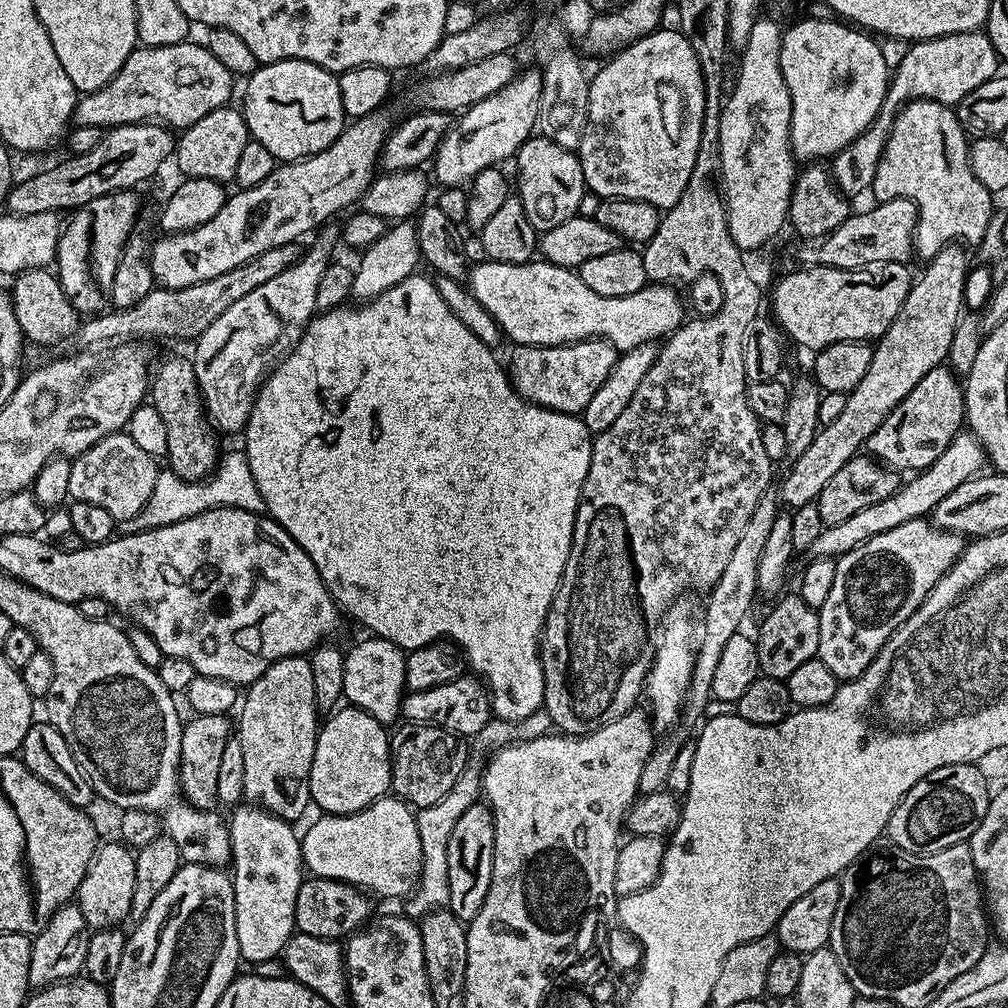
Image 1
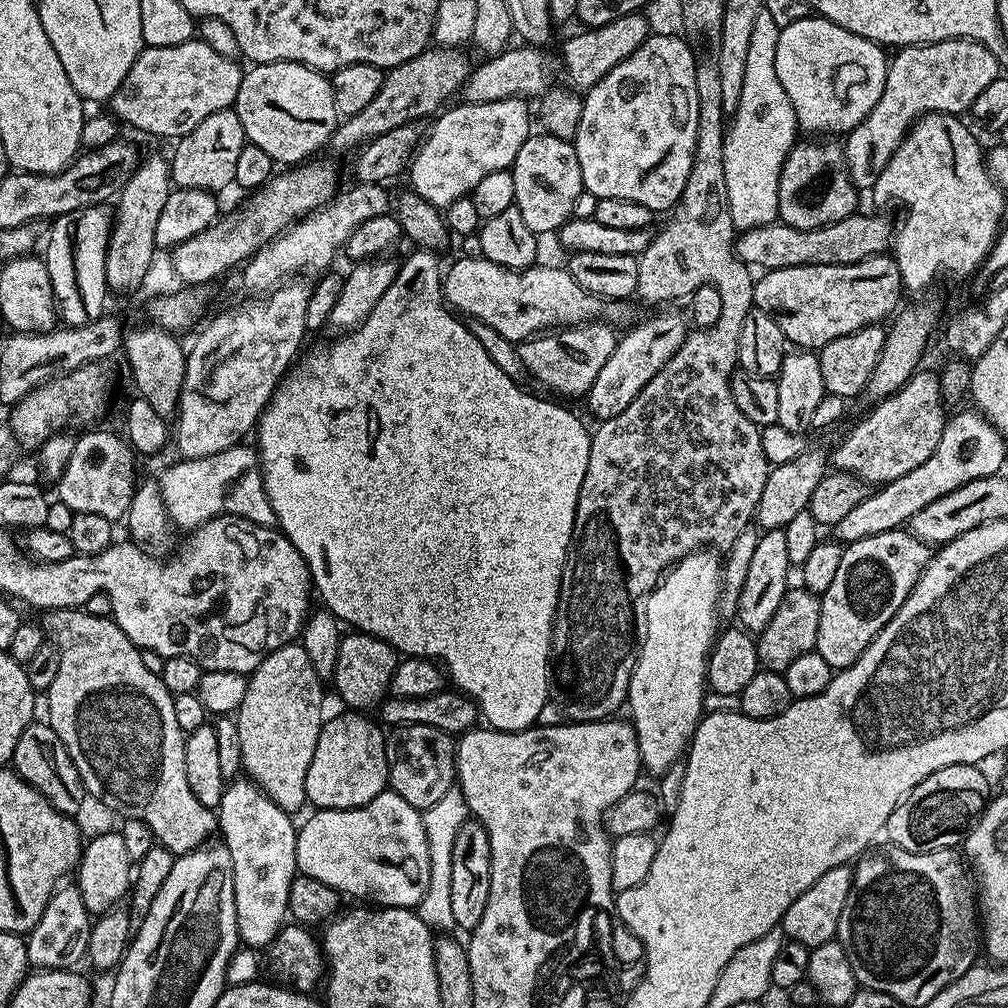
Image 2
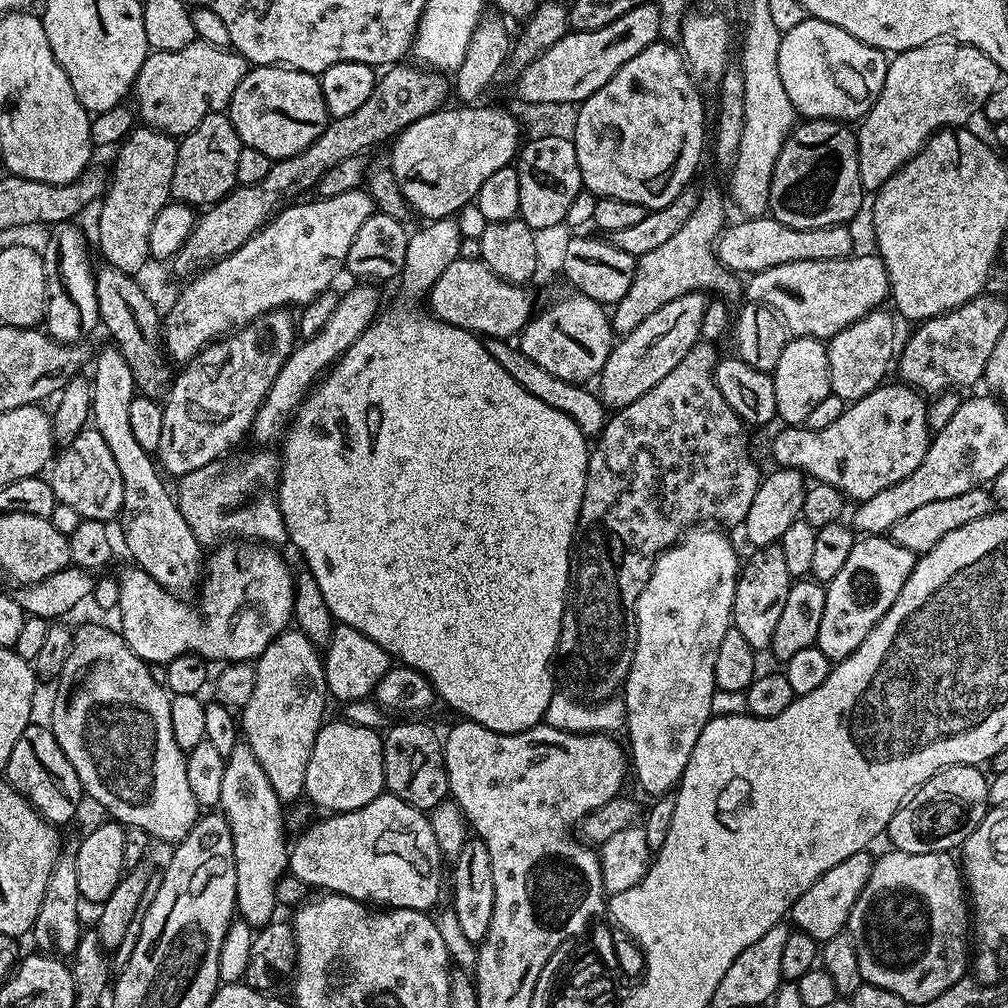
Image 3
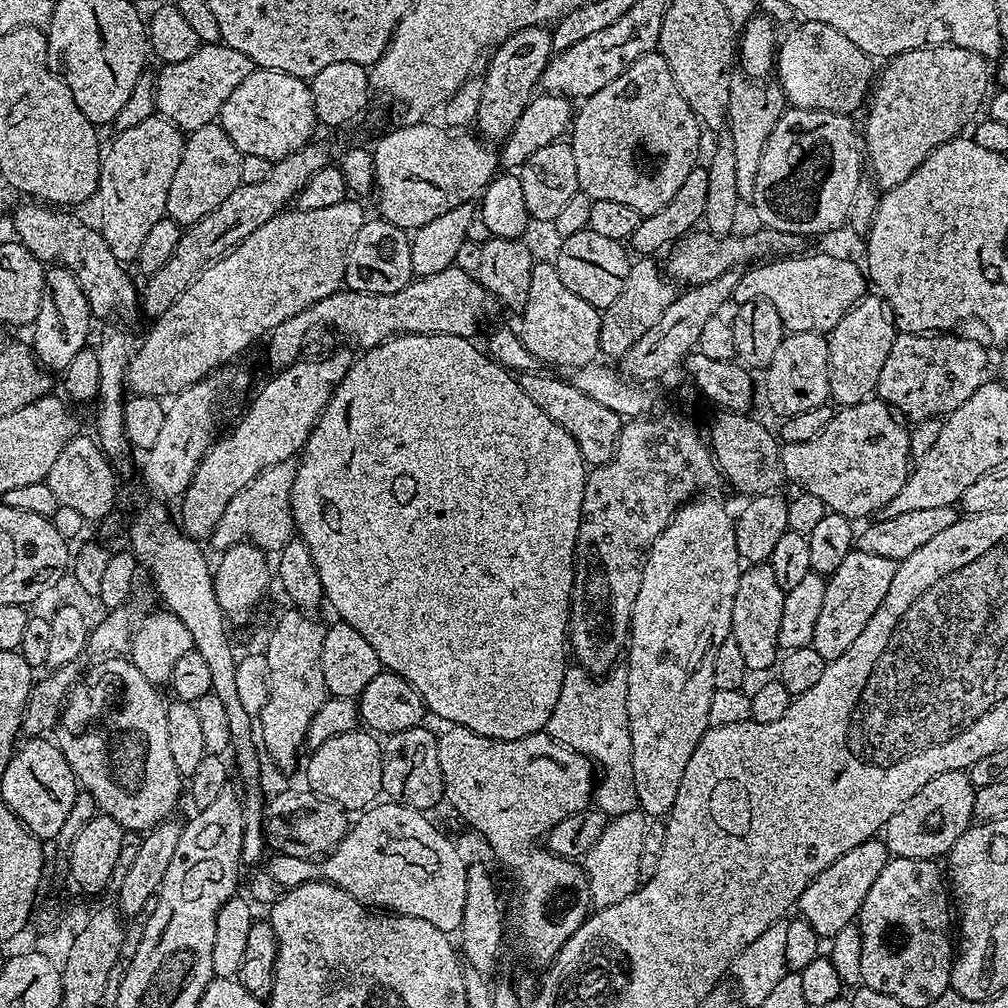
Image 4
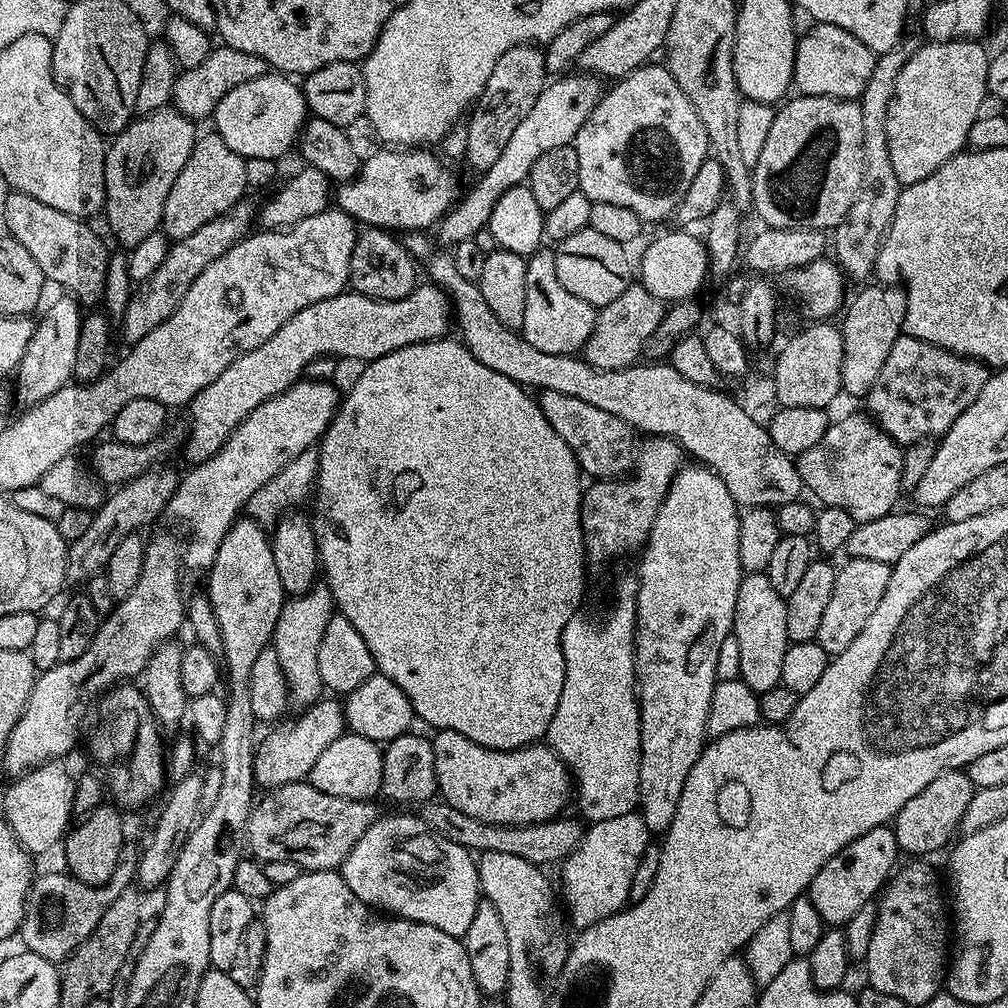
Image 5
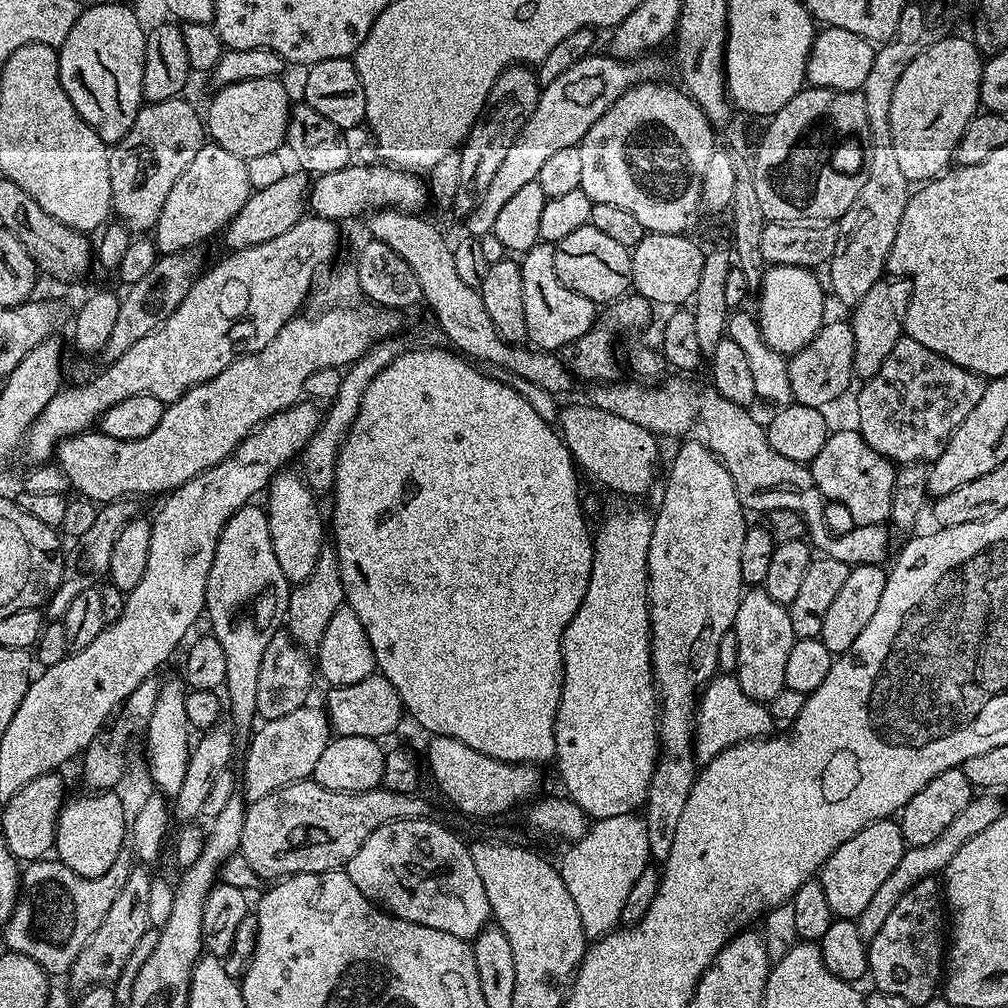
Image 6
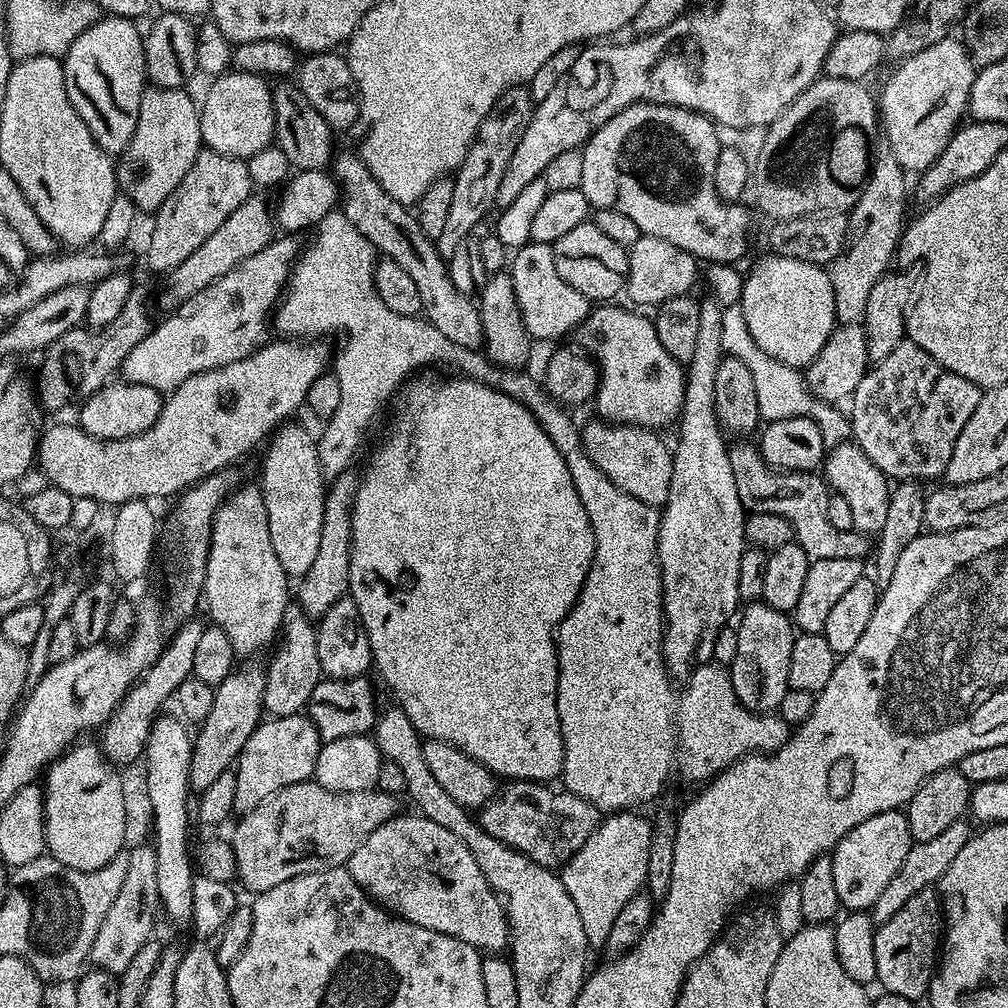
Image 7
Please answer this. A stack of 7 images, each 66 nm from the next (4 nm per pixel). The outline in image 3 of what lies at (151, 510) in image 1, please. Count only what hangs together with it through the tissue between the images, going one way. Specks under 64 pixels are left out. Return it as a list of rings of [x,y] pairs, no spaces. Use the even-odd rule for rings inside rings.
[[[256,450],[241,464],[220,472],[220,464],[213,463],[179,477],[180,493],[175,493],[176,504],[189,523],[201,546],[211,545],[224,538],[243,538],[264,546],[281,546],[289,543],[286,522],[282,518],[276,489],[280,479],[280,466],[271,451]],[[217,539],[217,540],[216,540]],[[211,540],[216,540],[212,541]],[[209,543],[209,544],[208,544]]]

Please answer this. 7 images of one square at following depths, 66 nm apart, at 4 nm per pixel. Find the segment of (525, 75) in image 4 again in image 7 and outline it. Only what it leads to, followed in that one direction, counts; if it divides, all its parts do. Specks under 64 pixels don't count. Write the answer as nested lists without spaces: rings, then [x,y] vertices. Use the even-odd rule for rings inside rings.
[[[523,85],[508,88],[496,100],[489,114],[483,119],[478,128],[476,139],[467,151],[466,158],[460,164],[453,177],[452,201],[445,227],[436,242],[439,256],[448,262],[460,242],[464,241],[473,232],[490,208],[497,203],[502,176],[506,172],[510,158],[529,125],[530,118],[535,112],[535,101],[531,91]]]

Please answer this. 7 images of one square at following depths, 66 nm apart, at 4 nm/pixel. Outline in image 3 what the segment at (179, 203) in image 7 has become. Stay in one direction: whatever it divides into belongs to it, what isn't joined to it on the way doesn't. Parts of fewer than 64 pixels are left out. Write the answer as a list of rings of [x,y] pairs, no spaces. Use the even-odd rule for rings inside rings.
[[[212,112],[194,130],[190,130],[176,145],[174,178],[172,179],[173,201],[193,206],[211,206],[218,203],[237,187],[238,154],[241,142],[234,130],[232,120],[224,112]]]

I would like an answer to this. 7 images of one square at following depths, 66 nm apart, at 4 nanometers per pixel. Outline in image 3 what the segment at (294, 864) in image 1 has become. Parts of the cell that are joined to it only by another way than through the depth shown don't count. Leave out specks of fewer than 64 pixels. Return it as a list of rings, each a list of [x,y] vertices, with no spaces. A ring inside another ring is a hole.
[[[238,740],[225,759],[221,793],[219,794],[219,809],[226,816],[234,840],[234,866],[236,867],[236,912],[251,926],[263,926],[277,915],[278,901],[276,887],[282,877],[288,872],[288,841],[284,834],[284,816],[282,801],[274,793],[265,770],[254,757],[254,752],[245,740]]]

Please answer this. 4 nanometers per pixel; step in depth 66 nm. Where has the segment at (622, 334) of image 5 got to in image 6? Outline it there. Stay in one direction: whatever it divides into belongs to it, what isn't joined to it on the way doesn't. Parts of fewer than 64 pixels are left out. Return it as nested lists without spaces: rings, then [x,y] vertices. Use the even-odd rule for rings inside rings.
[[[625,294],[619,300],[613,300],[597,315],[596,321],[592,324],[590,330],[586,330],[586,334],[582,334],[582,338],[575,340],[572,345],[567,344],[558,350],[558,355],[564,361],[564,367],[568,369],[573,377],[576,376],[580,380],[589,380],[589,385],[596,386],[601,382],[612,382],[617,379],[616,374],[620,368],[616,365],[616,335],[619,332],[636,332],[639,328],[644,328],[652,320],[653,305],[648,303],[646,298],[635,294]]]

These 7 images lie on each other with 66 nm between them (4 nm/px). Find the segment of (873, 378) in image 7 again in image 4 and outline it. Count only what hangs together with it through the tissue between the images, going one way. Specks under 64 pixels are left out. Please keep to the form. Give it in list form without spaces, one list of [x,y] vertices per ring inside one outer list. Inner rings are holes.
[[[900,332],[882,365],[875,395],[901,417],[917,422],[949,416],[989,379],[988,352],[968,336],[952,332]],[[909,416],[909,417],[908,417]],[[912,419],[912,420],[910,420]]]

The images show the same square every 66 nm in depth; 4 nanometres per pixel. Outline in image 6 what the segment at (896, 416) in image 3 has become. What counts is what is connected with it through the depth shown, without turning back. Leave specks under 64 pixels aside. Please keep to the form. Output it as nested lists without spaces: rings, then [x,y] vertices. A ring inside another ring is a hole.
[[[848,428],[842,429],[841,432],[833,431],[826,446],[818,450],[810,467],[814,482],[825,501],[842,502],[842,506],[850,510],[856,525],[882,524],[889,519],[897,465],[885,456],[879,456],[860,437],[859,431],[852,429],[851,432]]]

